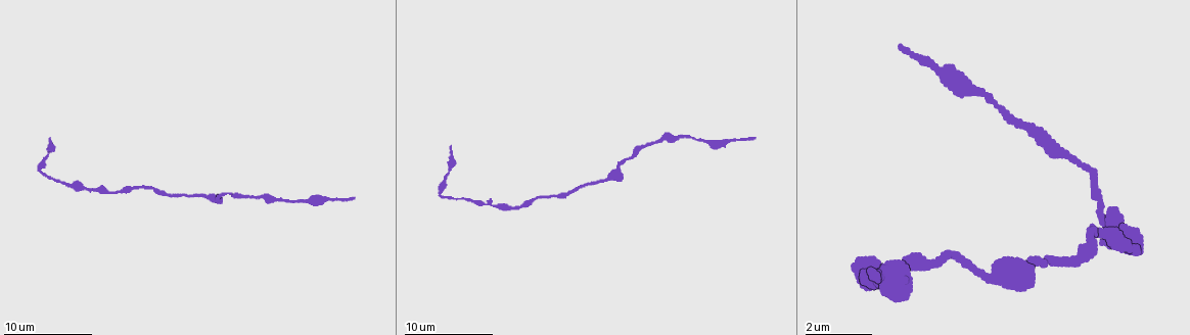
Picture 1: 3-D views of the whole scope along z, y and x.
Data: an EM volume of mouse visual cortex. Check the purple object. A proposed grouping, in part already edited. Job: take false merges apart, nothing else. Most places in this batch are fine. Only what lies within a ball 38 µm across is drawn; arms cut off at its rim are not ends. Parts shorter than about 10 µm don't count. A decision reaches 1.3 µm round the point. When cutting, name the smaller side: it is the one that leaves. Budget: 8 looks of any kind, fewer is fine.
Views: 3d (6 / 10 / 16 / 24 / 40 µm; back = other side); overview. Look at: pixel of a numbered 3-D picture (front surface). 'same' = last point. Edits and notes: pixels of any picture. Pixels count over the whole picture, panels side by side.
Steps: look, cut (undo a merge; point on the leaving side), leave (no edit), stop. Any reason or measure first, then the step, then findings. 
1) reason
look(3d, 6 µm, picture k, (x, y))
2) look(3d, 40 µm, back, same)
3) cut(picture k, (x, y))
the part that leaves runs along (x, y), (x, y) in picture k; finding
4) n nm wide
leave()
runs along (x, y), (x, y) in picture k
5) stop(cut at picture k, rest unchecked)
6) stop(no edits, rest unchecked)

calibre changes
look(3d, 16 µm, picture 1, (471, 199))

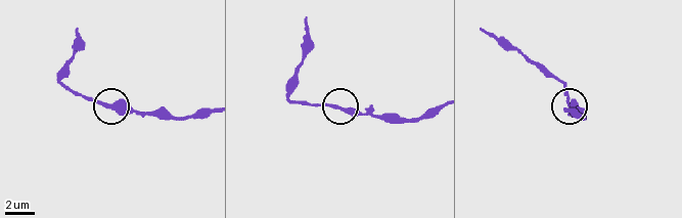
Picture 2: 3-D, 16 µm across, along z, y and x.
leave()
runs along (208, 108), (186, 116), (124, 113), (66, 90) in picture 2; all the same neuron

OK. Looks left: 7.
look(3d, 6 µm, picture 1, (168, 197))

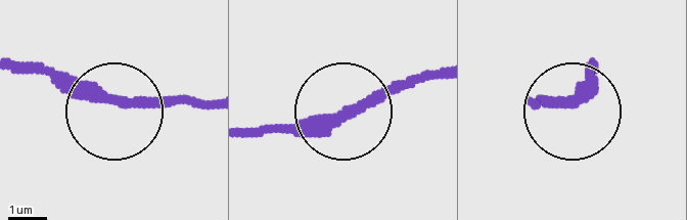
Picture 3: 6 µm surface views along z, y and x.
look(3d, 6 µm, back, picture 3, (348, 112))

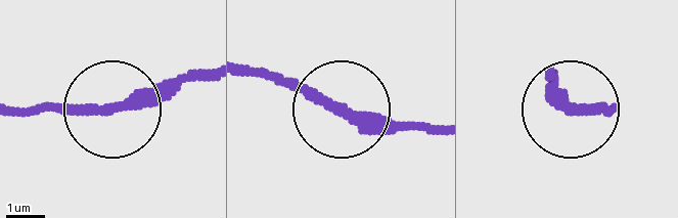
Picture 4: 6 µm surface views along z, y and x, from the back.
leave()
runs along (344, 106), (435, 126) in picture 4; one neuron here

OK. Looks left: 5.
sudden change in width
look(3d, 10 µm, picture 1, (218, 197))

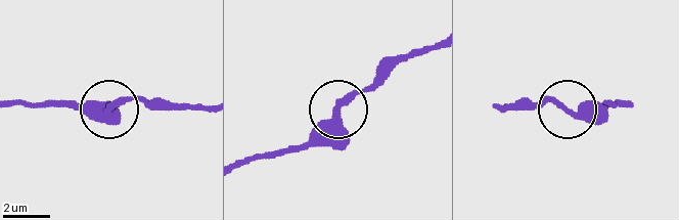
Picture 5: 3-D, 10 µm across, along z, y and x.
360 nm wide
leave()
runs along (11, 104), (111, 108), (135, 99), (162, 104) in picture 5; all the same neuron

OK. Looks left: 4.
sudden change in width
look(3d, 10 µm, picture 1, (280, 197))

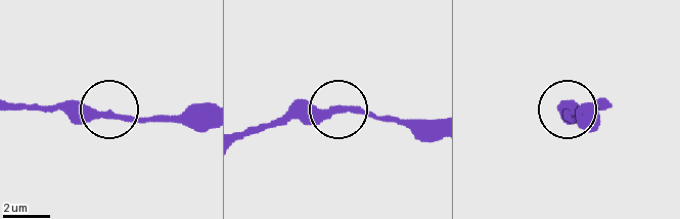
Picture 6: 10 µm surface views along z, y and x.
320 nm wide
leave()
runs along (240, 139), (334, 112), (414, 120) in picture 6; continuous, no second neuron

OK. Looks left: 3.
stop(no edits, rest unchecked)

